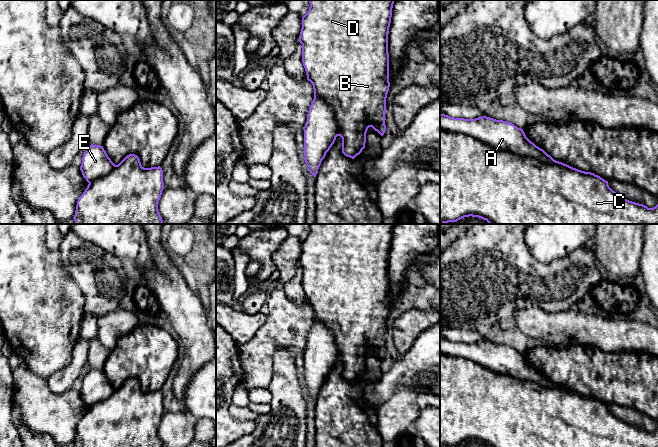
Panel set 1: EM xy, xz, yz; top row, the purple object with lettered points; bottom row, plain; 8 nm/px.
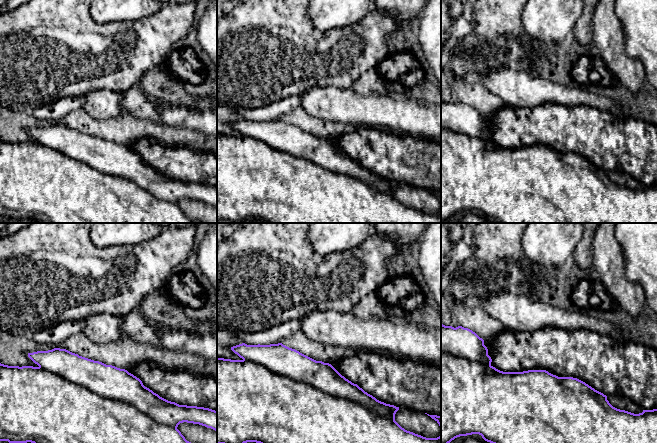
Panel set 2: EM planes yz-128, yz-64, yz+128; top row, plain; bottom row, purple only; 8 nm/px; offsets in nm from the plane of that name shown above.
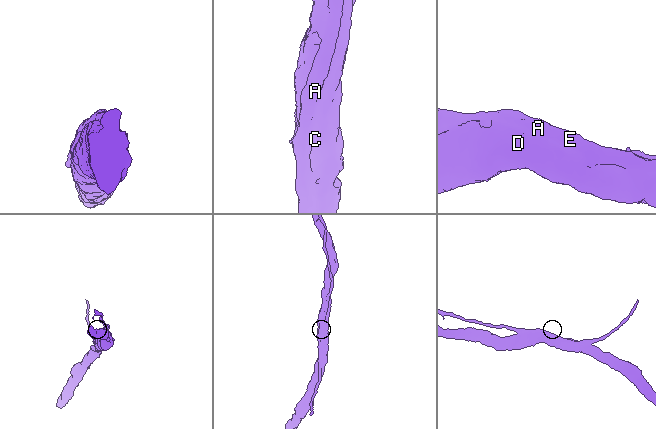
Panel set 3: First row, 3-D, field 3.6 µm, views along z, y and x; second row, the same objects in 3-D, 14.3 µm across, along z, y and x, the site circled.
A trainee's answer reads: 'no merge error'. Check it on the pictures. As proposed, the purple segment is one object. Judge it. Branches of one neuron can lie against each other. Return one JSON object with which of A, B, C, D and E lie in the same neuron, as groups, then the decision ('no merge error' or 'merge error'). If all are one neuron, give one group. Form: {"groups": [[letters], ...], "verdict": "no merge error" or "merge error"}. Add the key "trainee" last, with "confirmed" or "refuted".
{"groups": [["A", "E"], ["B", "C", "D"]], "verdict": "merge error", "trainee": "refuted"}

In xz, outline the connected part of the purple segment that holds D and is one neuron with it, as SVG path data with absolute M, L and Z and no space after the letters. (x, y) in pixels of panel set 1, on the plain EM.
M309 224L309 234L302 241L299 266L302 268L302 286L306 295L307 304L313 309L314 319L322 322L333 332L338 352L338 360L342 362L342 377L352 383L359 379L365 372L366 357L369 351L372 351L381 360L384 359L386 354L386 322L390 311L388 258L394 225L395 224Z

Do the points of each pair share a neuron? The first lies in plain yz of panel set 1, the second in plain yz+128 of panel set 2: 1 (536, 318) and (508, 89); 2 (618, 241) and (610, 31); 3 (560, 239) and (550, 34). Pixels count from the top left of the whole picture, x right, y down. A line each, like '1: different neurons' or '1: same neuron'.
1: same neuron
2: same neuron
3: same neuron

